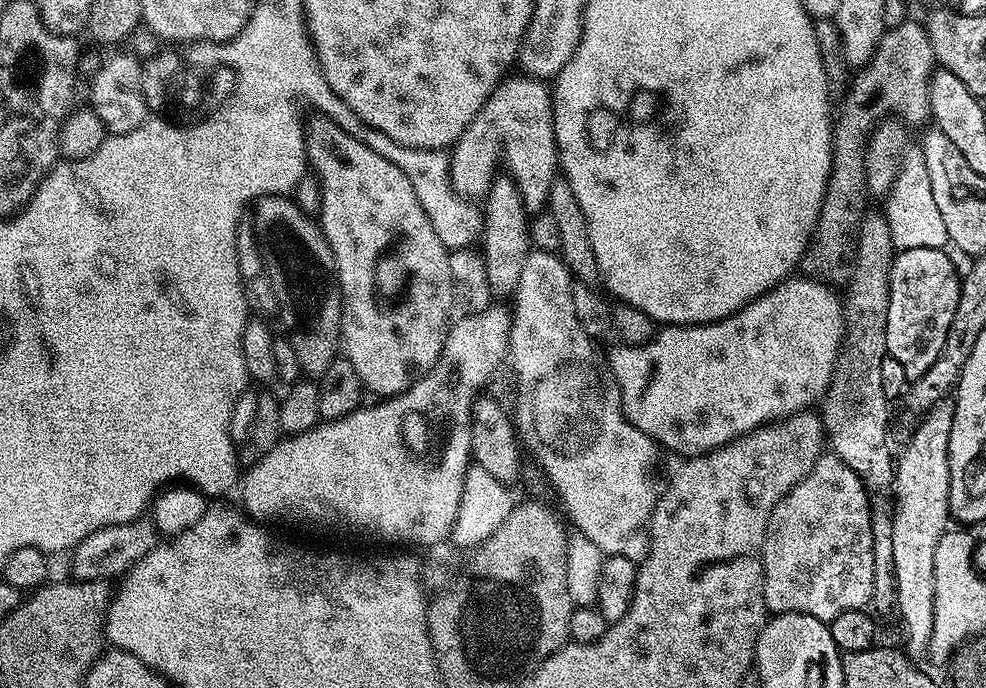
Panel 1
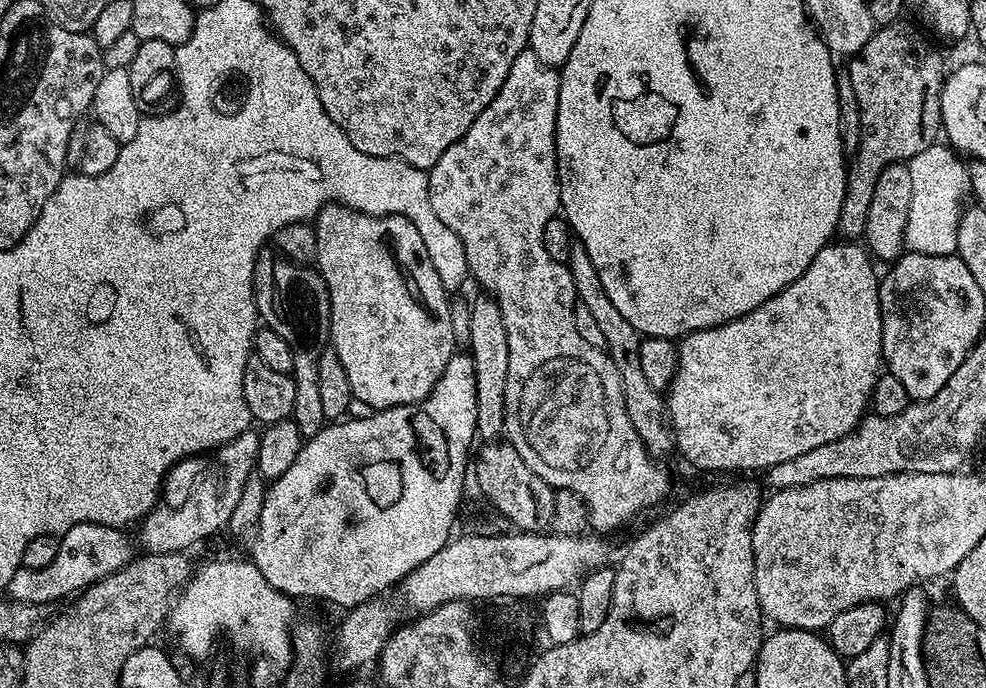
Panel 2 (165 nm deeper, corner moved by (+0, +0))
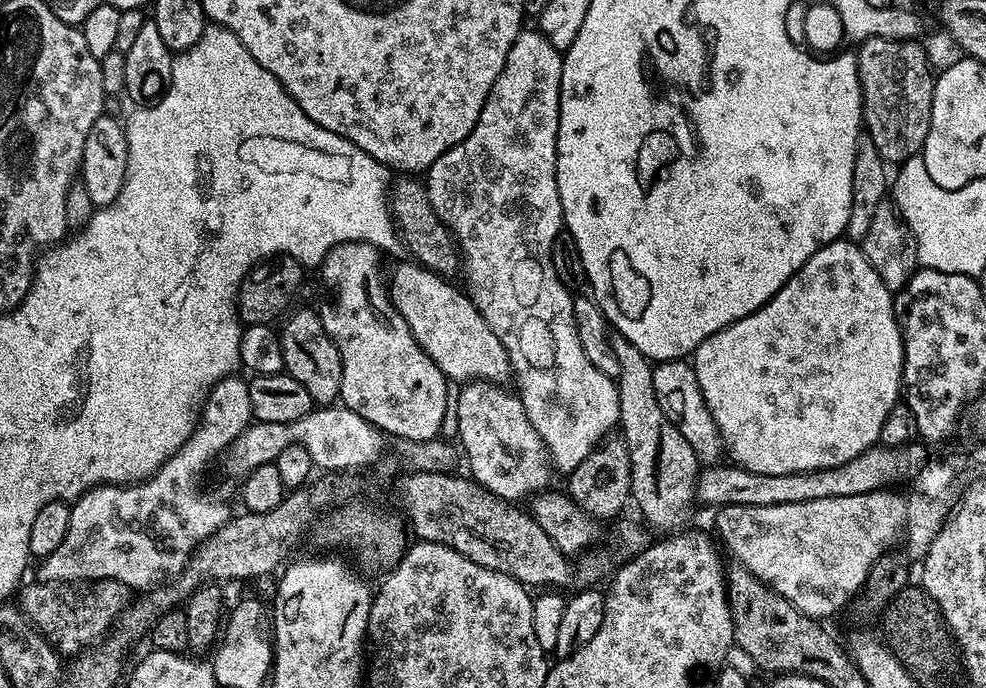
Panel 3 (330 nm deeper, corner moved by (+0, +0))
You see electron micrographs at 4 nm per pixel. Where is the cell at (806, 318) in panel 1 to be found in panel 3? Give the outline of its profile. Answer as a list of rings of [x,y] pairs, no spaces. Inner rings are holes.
[[[841,238],[830,242],[826,246],[822,246],[813,256],[808,259],[806,266],[799,268],[795,274],[788,279],[786,286],[782,286],[782,290],[778,290],[778,294],[771,300],[769,304],[764,304],[754,314],[750,314],[746,318],[742,318],[738,322],[734,322],[729,328],[718,330],[714,334],[710,334],[710,338],[706,338],[706,342],[702,342],[696,347],[696,351],[690,357],[692,369],[696,371],[698,378],[698,386],[702,386],[702,398],[706,398],[706,406],[710,410],[710,414],[714,418],[714,422],[718,426],[720,436],[724,440],[724,447],[727,455],[733,456],[735,463],[739,467],[757,472],[758,474],[798,474],[799,472],[823,472],[830,468],[838,468],[843,464],[850,462],[861,456],[868,448],[877,447],[880,444],[880,435],[882,434],[882,424],[886,422],[886,416],[890,414],[890,410],[894,410],[894,406],[898,403],[902,396],[904,387],[904,339],[900,333],[900,322],[896,314],[896,306],[894,303],[894,294],[886,286],[886,282],[882,282],[882,278],[878,278],[878,270],[874,270],[874,266],[866,258],[863,247],[859,243],[853,242],[847,238]]]

